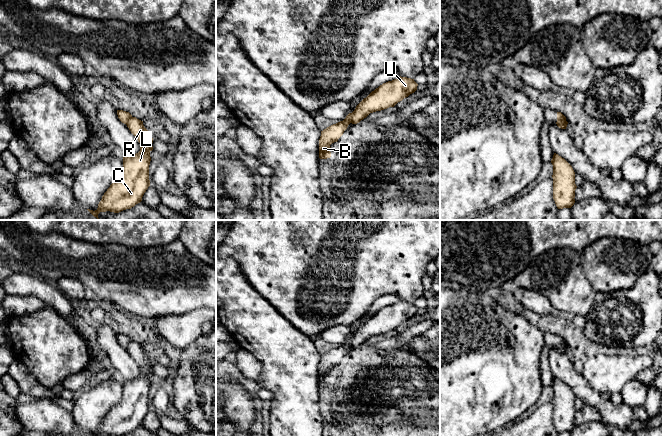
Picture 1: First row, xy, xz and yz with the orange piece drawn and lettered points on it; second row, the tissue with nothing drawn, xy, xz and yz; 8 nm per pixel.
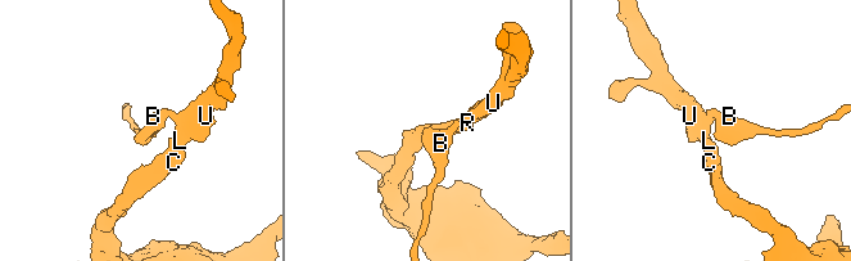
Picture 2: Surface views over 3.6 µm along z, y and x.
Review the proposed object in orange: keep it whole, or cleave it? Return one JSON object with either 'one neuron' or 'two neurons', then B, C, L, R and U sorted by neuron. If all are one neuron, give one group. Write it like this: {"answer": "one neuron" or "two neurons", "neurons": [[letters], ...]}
{"answer": "two neurons", "neurons": [["B"], ["C", "L", "R", "U"]]}

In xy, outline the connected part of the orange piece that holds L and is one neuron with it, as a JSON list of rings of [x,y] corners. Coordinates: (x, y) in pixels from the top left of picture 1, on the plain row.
[[[132,341],[126,349],[140,367],[140,375],[123,381],[121,400],[104,417],[98,432],[95,435],[87,433],[89,436],[121,436],[131,433],[142,425],[150,410],[149,389],[153,362],[144,351],[143,345],[136,341]]]

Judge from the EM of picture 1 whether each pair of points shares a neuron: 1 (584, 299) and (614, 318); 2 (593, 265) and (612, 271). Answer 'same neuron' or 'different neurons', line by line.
1: different neurons
2: same neuron

